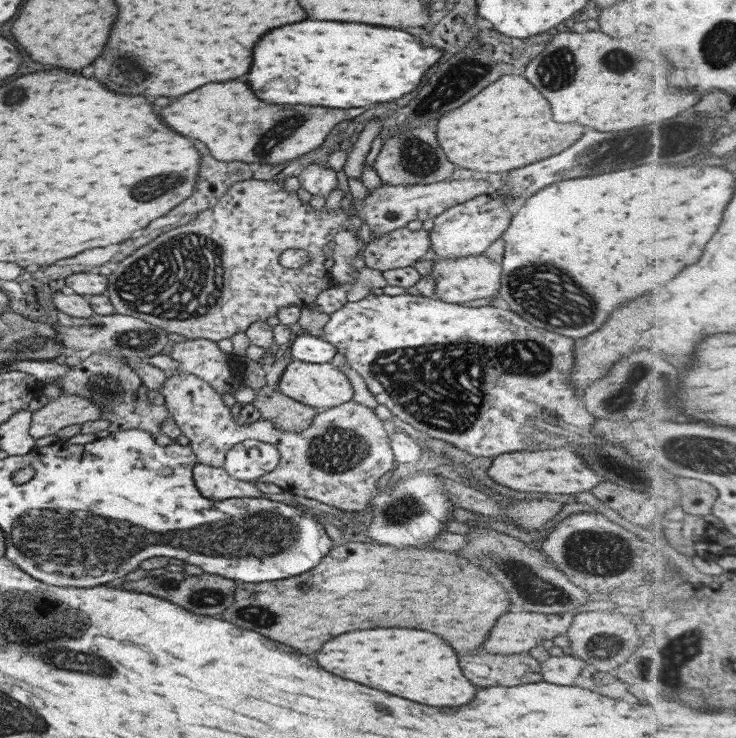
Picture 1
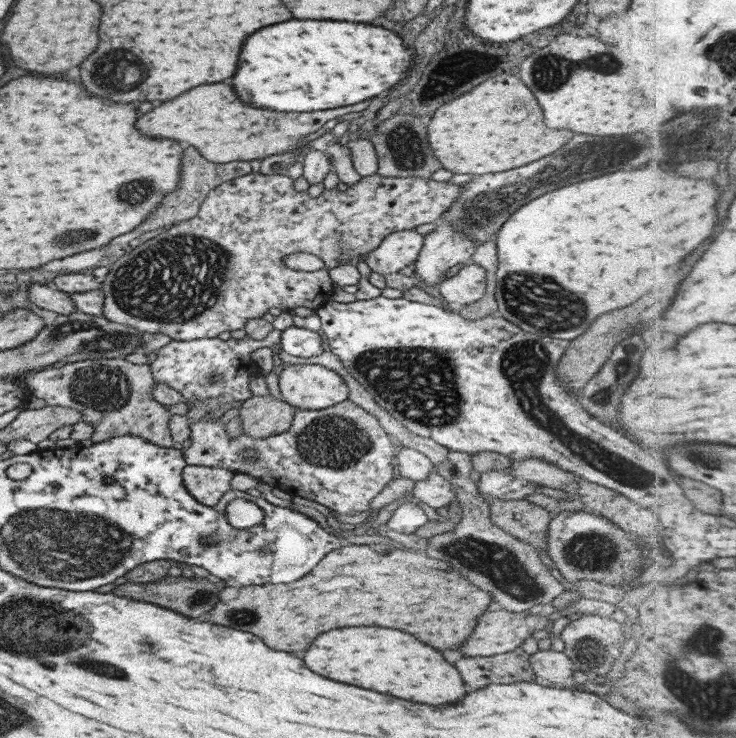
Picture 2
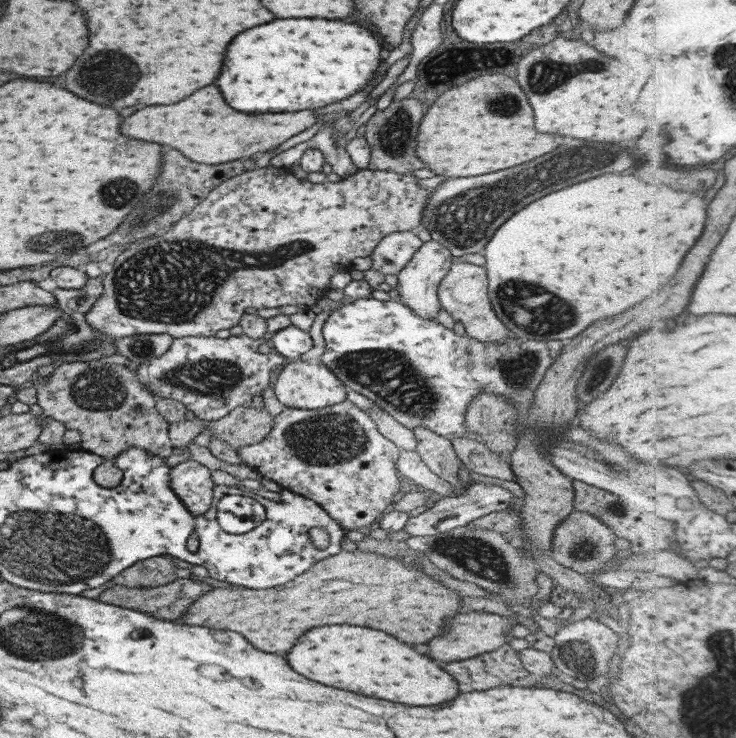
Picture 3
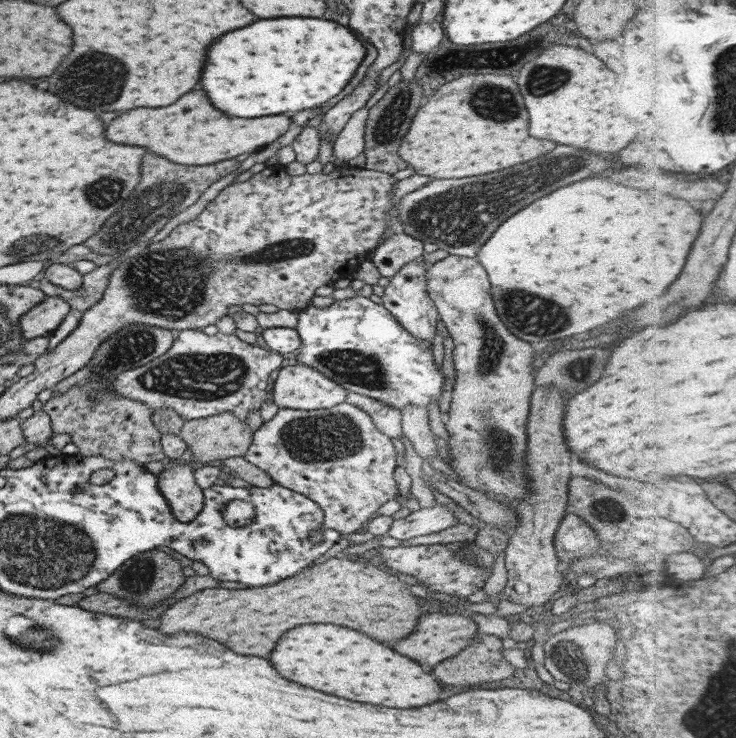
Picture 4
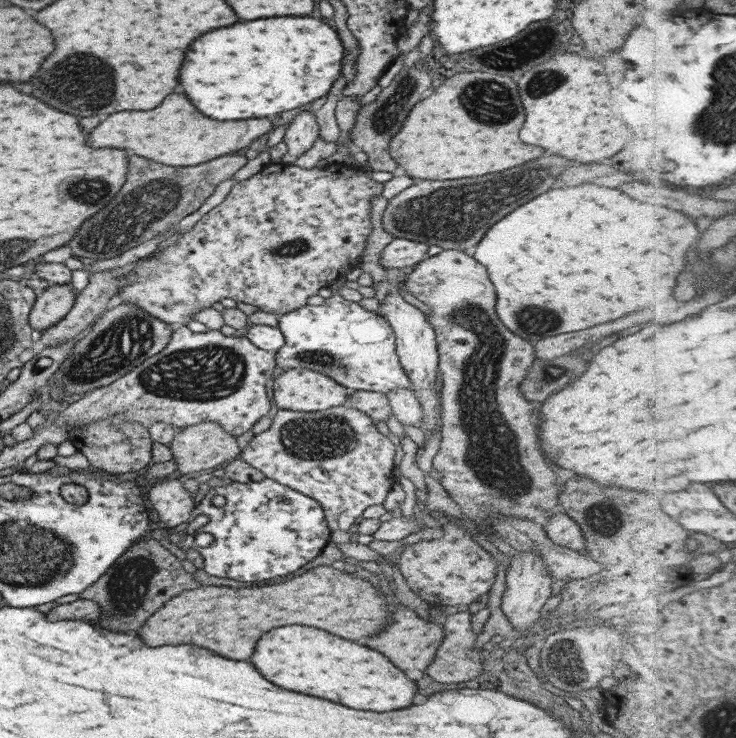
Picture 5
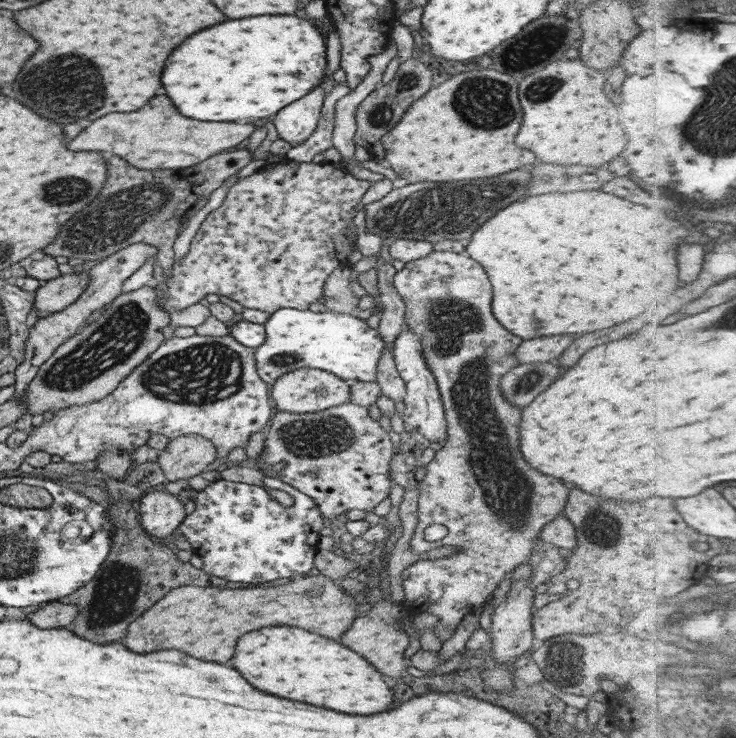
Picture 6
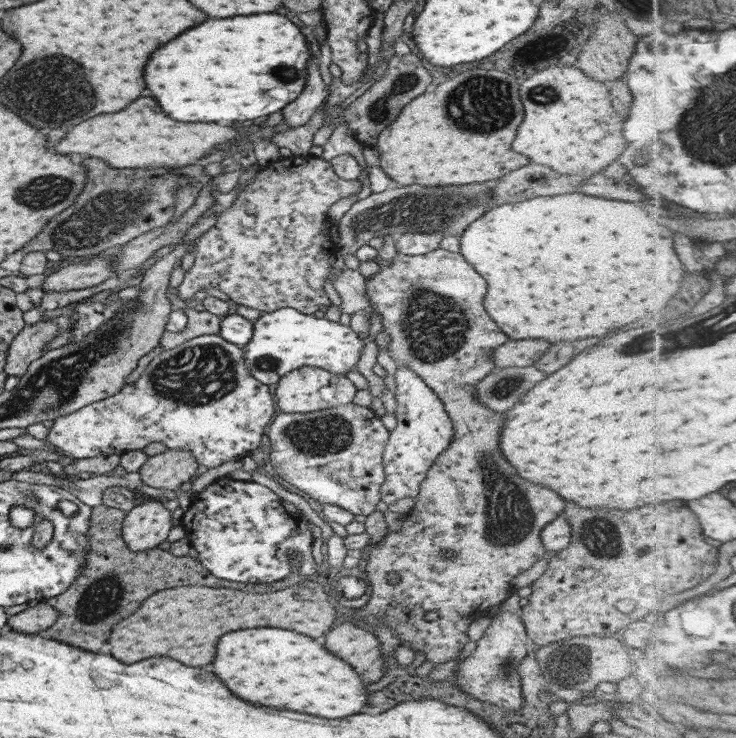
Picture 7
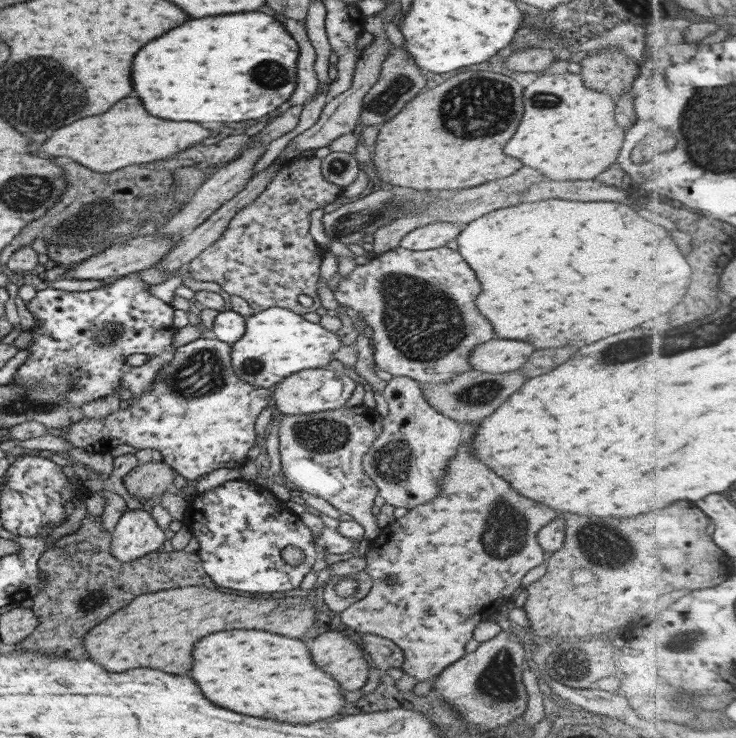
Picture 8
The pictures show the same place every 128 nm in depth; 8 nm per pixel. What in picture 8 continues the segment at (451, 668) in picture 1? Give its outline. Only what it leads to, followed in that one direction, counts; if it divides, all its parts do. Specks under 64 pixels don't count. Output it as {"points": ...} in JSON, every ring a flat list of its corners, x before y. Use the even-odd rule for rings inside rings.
{"points":[[230,630,230,632,218,632,202,638,194,648,194,668,190,676,196,678,204,694,216,704,222,704,234,712,262,716,262,718,276,718,282,722,324,720,338,714,346,704,344,698,340,698,344,696,340,684,312,662,310,650,302,640,264,632,264,630]]}

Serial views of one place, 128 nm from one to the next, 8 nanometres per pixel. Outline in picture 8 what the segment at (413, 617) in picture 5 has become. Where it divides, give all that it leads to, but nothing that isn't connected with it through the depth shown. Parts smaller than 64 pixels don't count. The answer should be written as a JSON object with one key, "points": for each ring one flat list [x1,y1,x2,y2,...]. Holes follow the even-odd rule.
{"points":[[342,632,320,634,310,652,314,660,328,670,346,690,358,690,368,682,369,665,358,639,352,640]]}

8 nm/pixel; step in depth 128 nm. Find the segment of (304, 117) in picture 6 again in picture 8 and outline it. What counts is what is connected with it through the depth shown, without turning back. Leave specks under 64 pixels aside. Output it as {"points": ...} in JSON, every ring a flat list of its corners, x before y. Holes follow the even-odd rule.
{"points":[[283,18,282,22,286,22,284,27,292,34,296,44,300,46,298,48,298,66,296,66,298,82,289,98,292,106,300,106,300,104,310,102,314,98,314,94,318,92,318,86,320,86,318,74,314,72,317,54,307,35,305,21]]}

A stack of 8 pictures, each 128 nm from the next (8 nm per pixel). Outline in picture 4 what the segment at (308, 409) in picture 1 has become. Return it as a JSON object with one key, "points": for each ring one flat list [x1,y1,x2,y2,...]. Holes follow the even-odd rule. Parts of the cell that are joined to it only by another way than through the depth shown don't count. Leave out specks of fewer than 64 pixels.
{"points":[[225,412,208,418,185,421,179,435,192,451,194,461,207,463,230,457,244,457,245,452,252,444,254,432,252,432,252,428,250,428,246,419,242,421,237,414]]}

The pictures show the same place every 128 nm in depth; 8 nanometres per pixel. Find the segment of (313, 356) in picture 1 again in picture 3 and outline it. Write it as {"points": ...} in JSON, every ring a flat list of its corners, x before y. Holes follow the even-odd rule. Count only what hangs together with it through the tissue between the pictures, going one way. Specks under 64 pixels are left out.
{"points":[[294,325,282,328,269,336,274,342,274,350,285,358,300,357,314,346,312,336]]}

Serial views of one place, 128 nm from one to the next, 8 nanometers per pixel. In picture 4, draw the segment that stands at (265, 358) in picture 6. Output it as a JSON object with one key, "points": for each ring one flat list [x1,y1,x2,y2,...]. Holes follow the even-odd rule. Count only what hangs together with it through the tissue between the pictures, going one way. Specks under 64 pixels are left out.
{"points":[[357,294,349,299,334,299,330,306,324,308,308,306,298,312,298,322,294,329,300,335,297,361,320,371,348,392,380,400,388,406,398,408,399,411,404,410,404,406,408,404,428,409,432,404,432,398,437,399,438,404,442,400,444,384,448,378,444,376,444,366,434,364,432,342,422,341,408,333,388,308,374,303,369,297]]}

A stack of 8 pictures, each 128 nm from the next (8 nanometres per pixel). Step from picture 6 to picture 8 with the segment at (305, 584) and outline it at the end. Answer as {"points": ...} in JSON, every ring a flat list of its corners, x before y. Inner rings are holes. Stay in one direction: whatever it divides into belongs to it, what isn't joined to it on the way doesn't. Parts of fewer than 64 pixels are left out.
{"points":[[204,585,176,587,134,598,125,608,92,628,84,639,86,658,100,662,112,672,152,666,172,674,192,668,194,644,214,632,230,628,256,628,298,638,314,630,313,595,287,598,246,598,210,590]]}

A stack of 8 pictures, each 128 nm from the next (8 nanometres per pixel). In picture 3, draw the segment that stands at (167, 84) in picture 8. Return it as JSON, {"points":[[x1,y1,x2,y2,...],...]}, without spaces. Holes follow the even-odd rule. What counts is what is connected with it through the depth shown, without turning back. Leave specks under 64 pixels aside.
{"points":[[286,18,274,20,264,26,254,26,238,34,228,46,222,74,218,86,224,94,224,100,240,112,298,112,324,108,328,104,340,102,354,96,358,90,364,90,370,80,378,74,376,70,382,64,384,42,378,34,356,24,344,24,342,20,322,20,322,18]]}

